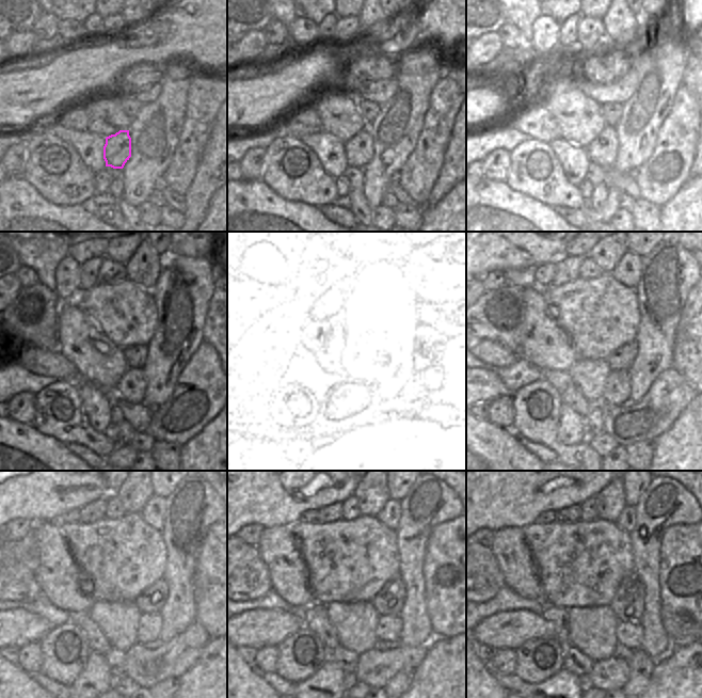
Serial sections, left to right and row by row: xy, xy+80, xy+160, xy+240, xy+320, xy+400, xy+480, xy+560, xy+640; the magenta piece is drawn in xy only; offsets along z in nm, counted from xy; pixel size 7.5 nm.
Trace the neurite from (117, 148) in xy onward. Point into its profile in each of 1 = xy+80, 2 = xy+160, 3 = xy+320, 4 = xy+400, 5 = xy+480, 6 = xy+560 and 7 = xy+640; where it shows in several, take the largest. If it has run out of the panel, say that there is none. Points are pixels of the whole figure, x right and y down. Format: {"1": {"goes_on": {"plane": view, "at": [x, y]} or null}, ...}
{"1": {"goes_on": {"plane": "xy+80", "at": [359, 149]}}, "2": {"goes_on": {"plane": "xy+160", "at": [603, 151]}}, "3": {"goes_on": {"plane": "xy+320", "at": [372, 386]}}, "4": {"goes_on": {"plane": "xy+400", "at": [617, 390]}}, "5": {"goes_on": {"plane": "xy+480", "at": [149, 625]}}, "6": {"goes_on": {"plane": "xy+560", "at": [388, 628]}}, "7": {"goes_on": {"plane": "xy+640", "at": [629, 634]}}}

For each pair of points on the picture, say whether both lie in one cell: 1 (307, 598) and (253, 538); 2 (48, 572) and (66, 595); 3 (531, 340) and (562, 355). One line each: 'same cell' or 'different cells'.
1: different cells
2: same cell
3: same cell

